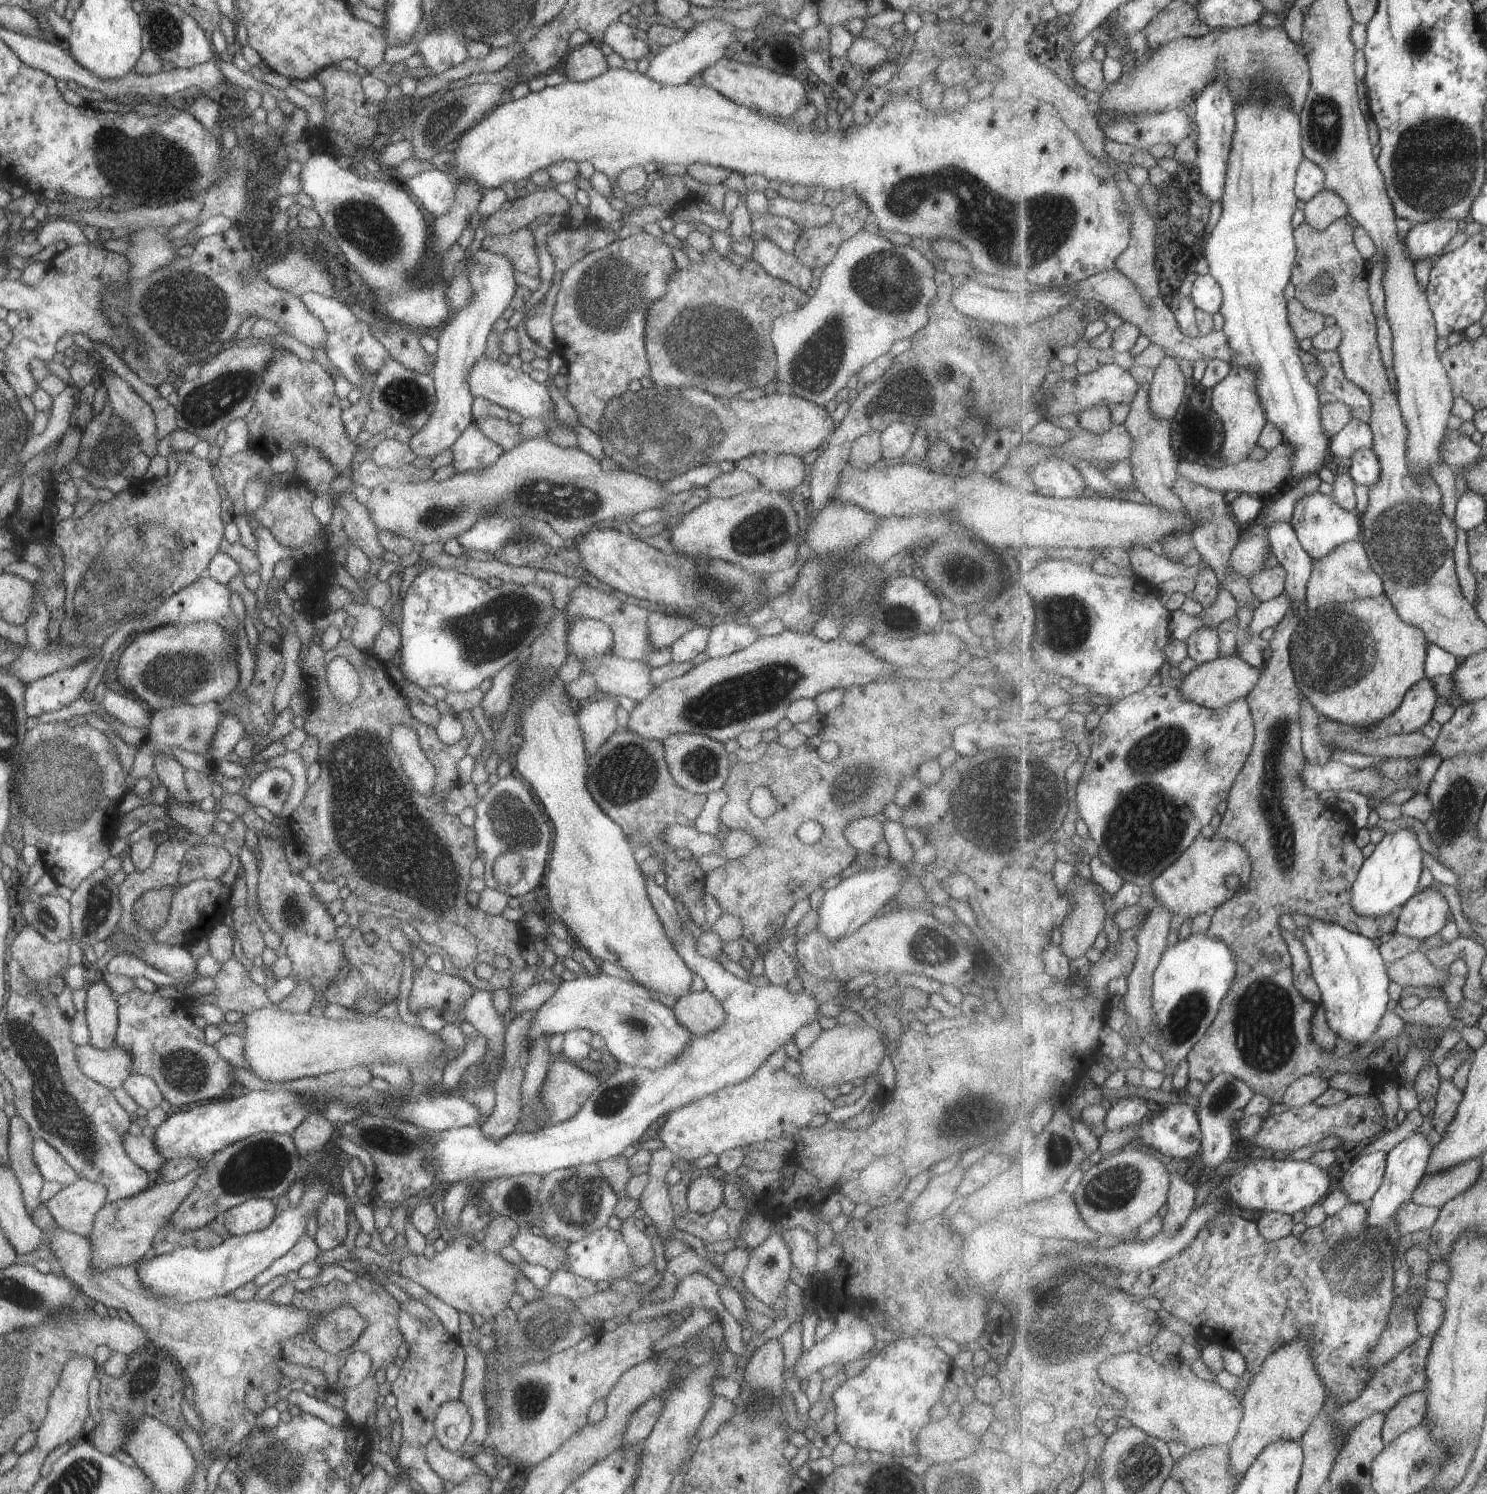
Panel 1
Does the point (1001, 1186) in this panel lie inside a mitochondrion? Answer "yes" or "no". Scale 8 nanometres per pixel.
no

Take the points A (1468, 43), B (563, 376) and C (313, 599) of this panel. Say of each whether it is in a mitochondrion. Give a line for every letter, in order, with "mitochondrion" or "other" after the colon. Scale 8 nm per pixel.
A: other
B: other
C: other

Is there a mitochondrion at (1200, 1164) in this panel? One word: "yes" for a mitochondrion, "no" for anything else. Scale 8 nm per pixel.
no

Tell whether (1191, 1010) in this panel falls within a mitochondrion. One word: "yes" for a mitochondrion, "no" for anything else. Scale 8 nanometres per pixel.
yes

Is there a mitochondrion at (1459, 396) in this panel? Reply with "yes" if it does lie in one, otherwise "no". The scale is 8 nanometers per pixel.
no

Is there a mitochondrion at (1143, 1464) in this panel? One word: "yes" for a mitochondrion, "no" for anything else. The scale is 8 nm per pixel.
yes

